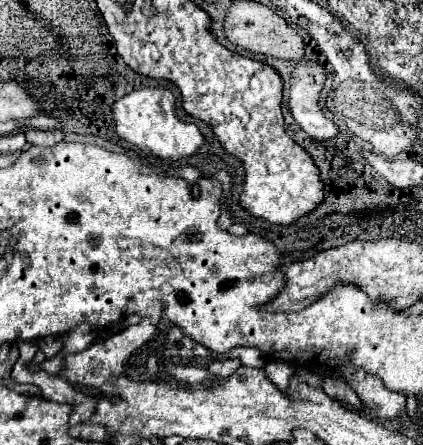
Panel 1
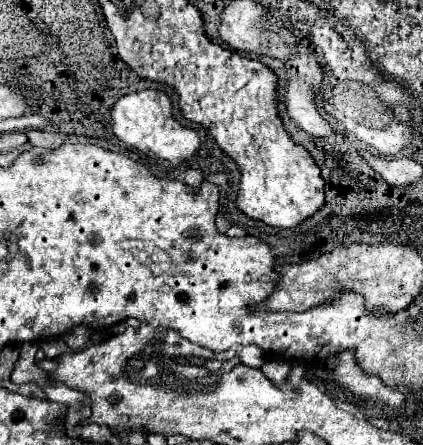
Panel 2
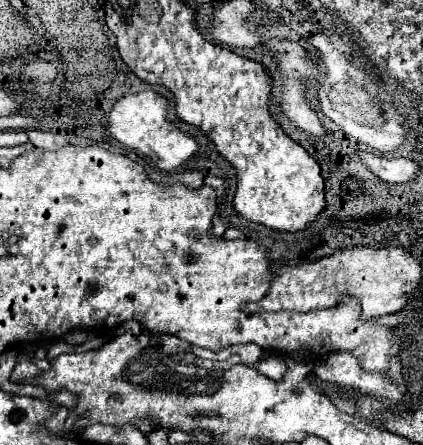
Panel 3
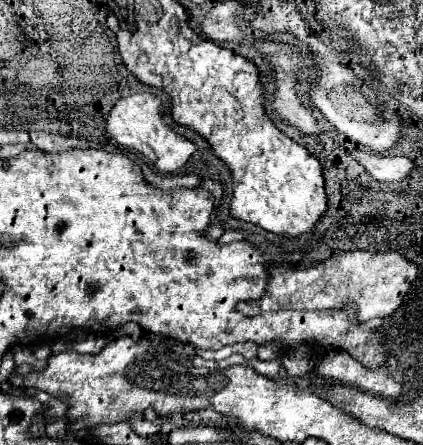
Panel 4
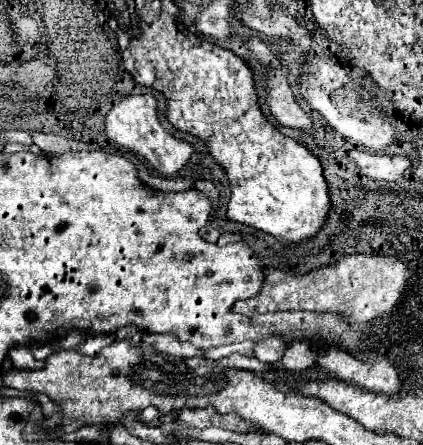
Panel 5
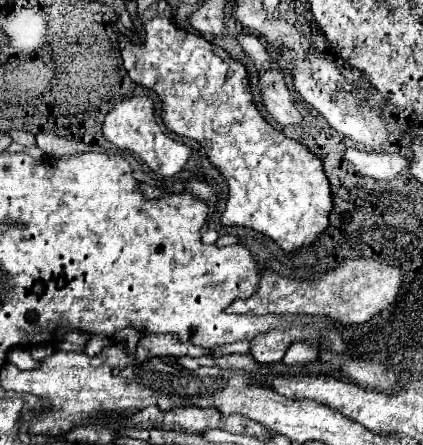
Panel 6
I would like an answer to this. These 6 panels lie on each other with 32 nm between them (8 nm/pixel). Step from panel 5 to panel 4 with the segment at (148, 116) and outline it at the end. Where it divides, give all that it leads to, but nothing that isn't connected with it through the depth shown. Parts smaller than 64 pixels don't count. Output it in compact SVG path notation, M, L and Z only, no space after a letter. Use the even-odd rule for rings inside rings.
M150 92L120 98L106 116L106 132L118 146L142 154L160 174L178 172L196 152L194 142L186 140L166 126L166 122L162 120L162 100Z

